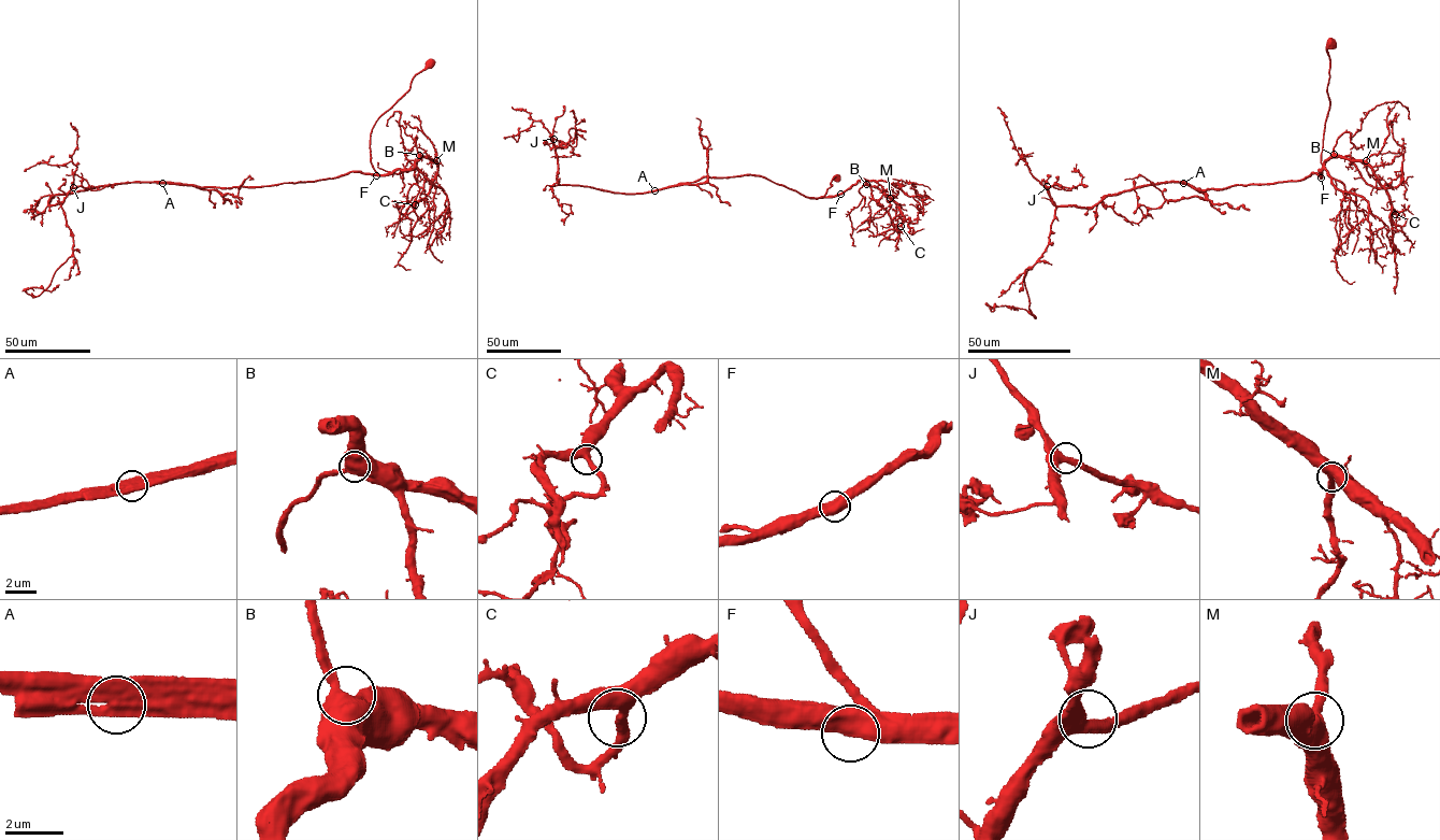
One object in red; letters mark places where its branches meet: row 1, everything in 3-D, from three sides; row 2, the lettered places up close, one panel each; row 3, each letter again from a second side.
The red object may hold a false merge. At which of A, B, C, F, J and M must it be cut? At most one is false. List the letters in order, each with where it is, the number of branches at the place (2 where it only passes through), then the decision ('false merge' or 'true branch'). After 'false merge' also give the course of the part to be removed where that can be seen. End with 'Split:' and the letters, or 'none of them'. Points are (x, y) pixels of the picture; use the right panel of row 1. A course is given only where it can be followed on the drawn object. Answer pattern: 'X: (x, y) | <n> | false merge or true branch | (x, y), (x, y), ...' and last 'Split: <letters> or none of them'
A: (1183, 183) | 2 | false merge | (1183, 183), (1206, 193), (1204, 199), (1190, 197), (1167, 200), (1142, 176), (1124, 180)
B: (1334, 154) | 2 | true branch
C: (1395, 214) | 2 | true branch
F: (1321, 178) | 2 | true branch
J: (1047, 186) | 2 | true branch
M: (1366, 160) | 2 | true branch
Split: A

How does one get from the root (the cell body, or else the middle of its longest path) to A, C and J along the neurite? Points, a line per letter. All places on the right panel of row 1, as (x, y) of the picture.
A: (1329, 44), (1326, 50), (1329, 104), (1322, 176), (1310, 173), (1296, 181), (1221, 189), (1198, 189), (1183, 183)
C: (1329, 44), (1326, 50), (1329, 104), (1321, 176), (1323, 164), (1332, 157), (1362, 161), (1386, 190), (1395, 214)
J: (1329, 44), (1322, 176), (1206, 189), (1157, 182), (1090, 208), (1055, 205), (1047, 186)

